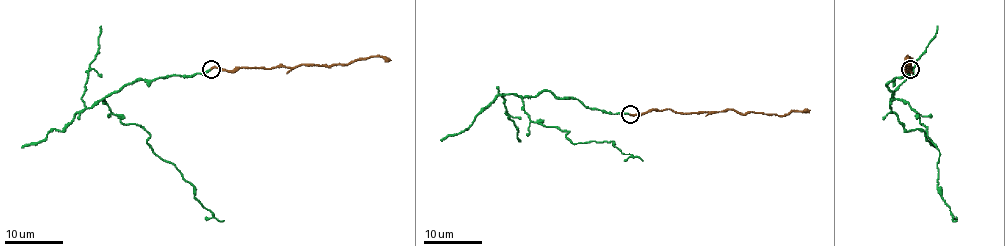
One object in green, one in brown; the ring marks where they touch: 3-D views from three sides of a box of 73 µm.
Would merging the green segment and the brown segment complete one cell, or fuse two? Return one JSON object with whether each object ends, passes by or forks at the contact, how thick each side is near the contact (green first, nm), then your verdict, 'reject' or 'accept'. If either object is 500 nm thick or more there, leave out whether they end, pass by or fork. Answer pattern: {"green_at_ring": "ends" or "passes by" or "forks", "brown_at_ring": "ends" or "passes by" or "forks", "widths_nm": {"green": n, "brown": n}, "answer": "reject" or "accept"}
{"green_at_ring": "ends", "brown_at_ring": "ends", "widths_nm": {"green": 190, "brown": 240}, "answer": "reject"}

